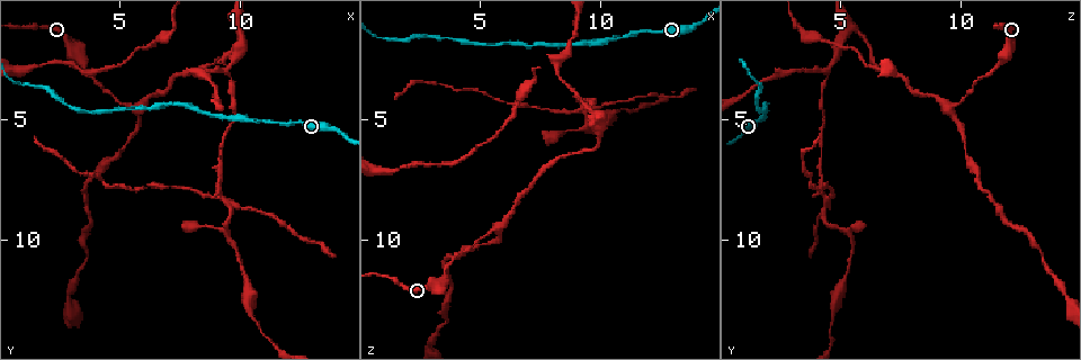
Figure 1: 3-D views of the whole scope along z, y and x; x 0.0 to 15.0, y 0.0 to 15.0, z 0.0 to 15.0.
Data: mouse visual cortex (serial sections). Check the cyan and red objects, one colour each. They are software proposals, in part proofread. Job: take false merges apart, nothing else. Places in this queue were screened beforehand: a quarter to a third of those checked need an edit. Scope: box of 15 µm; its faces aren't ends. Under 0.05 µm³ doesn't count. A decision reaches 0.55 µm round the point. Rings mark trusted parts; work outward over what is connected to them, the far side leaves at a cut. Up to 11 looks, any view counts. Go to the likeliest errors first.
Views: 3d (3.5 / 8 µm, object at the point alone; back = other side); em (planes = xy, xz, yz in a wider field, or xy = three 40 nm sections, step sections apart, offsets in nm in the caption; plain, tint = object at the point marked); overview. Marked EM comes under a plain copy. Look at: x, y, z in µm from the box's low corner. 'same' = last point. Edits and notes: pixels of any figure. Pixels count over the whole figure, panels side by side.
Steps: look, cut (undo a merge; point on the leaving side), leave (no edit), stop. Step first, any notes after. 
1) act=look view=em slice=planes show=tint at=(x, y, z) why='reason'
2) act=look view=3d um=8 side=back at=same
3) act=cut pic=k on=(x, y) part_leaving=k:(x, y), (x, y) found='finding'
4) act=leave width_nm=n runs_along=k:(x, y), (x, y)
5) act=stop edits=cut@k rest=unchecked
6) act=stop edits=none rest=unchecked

act=look view=3d um=3.5 at=(3.5, 2.8, 11.4) why='calibre changes'

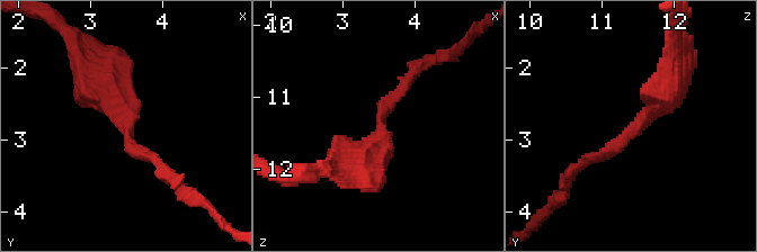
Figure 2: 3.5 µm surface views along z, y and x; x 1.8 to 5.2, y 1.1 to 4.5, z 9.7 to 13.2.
act=look view=em slice=xy step=1 show=tint at=(3.55, 2.85, 11.50) arm_widths_nm=150,450

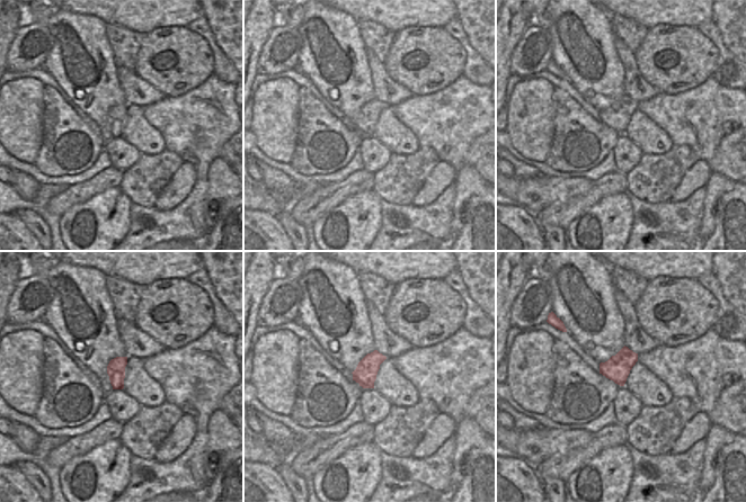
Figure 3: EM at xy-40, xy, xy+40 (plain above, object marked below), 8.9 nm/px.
act=leave runs_along=2:(673, 74), (621, 143), (582, 161) found='continuous, no second cell'

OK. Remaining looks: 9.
act=look view=3d um=3.5 at=(5.7, 4.4, 9.4) why='thick turns thin'

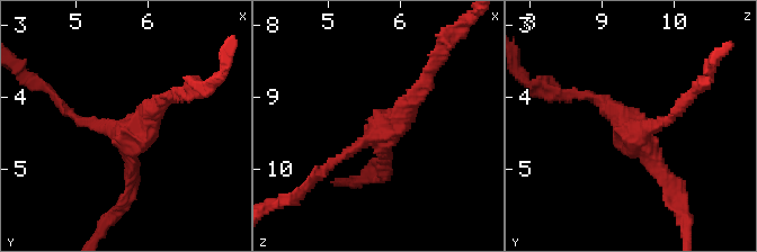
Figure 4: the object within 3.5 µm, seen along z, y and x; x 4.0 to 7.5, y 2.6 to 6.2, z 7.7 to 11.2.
act=look view=em slice=xy step=5 show=tint at=(5.60, 4.50, 9.50) arms=3 arm_widths_nm=150,200,300 why='need the tissue'

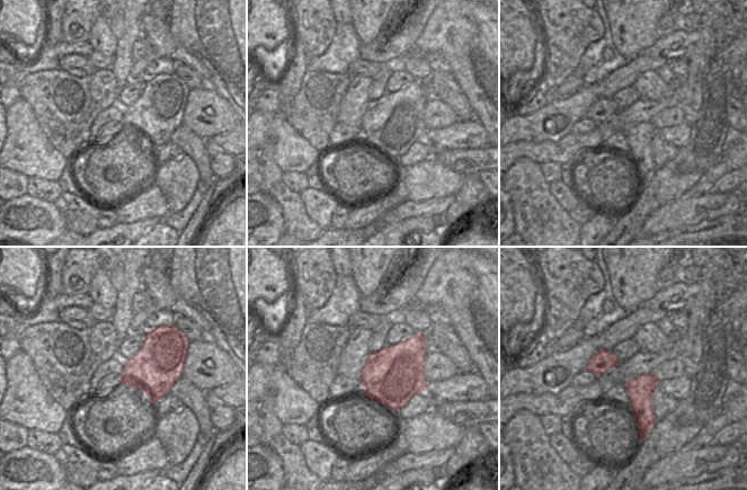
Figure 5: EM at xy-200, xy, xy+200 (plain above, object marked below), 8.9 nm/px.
act=look view=em slice=xy step=3 show=tint at=same

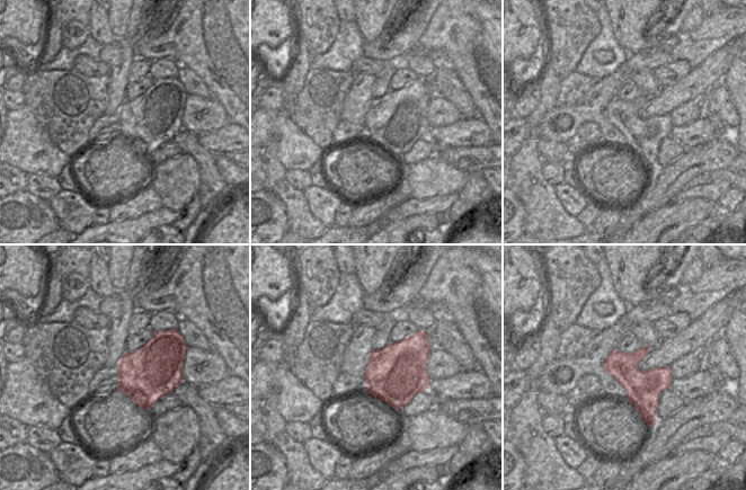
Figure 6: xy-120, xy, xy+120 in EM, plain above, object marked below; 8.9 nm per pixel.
act=leave runs_along=4:(314, 179), (398, 122), (411, 92) found='continuous, no second cell'

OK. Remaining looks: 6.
act=look view=3d um=3.5 at=(9.9, 1.7, 6.1) why='calibre changes'

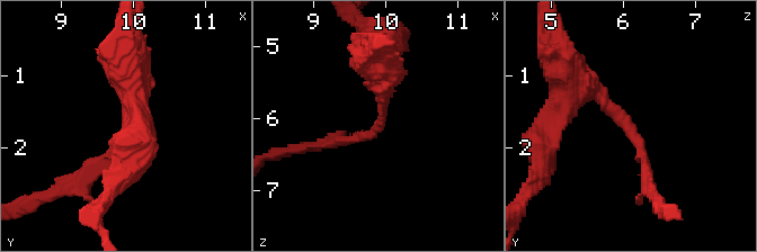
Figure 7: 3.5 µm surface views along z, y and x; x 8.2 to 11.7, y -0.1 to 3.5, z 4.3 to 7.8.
act=look view=em slice=xy step=3 show=tint at=(9.95, 1.60, 6.00)

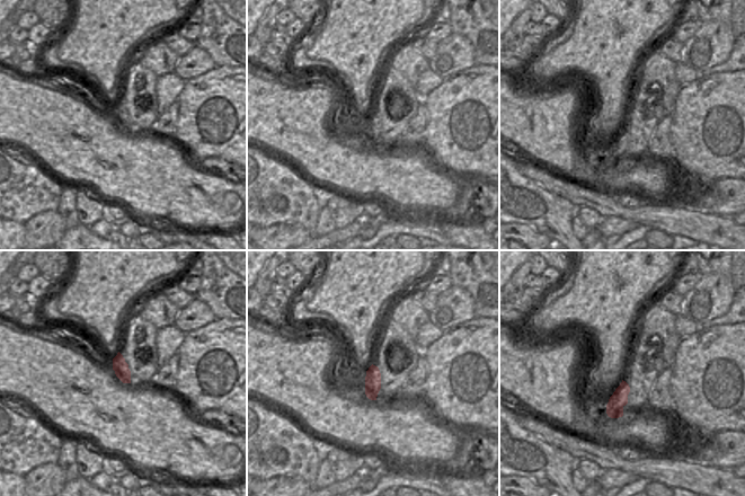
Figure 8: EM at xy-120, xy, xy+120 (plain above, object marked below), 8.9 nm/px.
act=leave arm_widths_nm=100,350 runs_along=7:(337, 140), (382, 123), (385, 56) found='continuous, no second cell'

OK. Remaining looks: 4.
act=look view=3d um=3.5 at=(9.6, 2.8, 4.5) why='three arms meet'

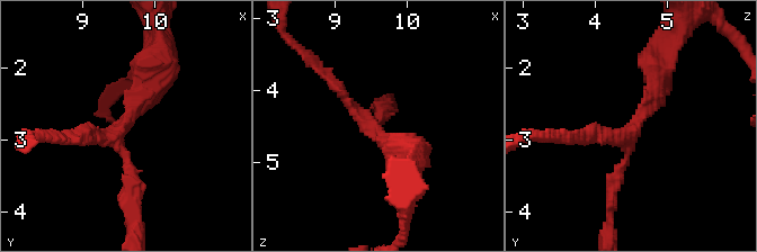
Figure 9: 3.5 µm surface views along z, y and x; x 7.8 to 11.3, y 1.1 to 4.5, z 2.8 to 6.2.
act=look view=em slice=planes show=tint at=(9.45, 2.95, 4.50) arms=3 arm_widths_nm=200,200,300 why='shape alone is not enough'

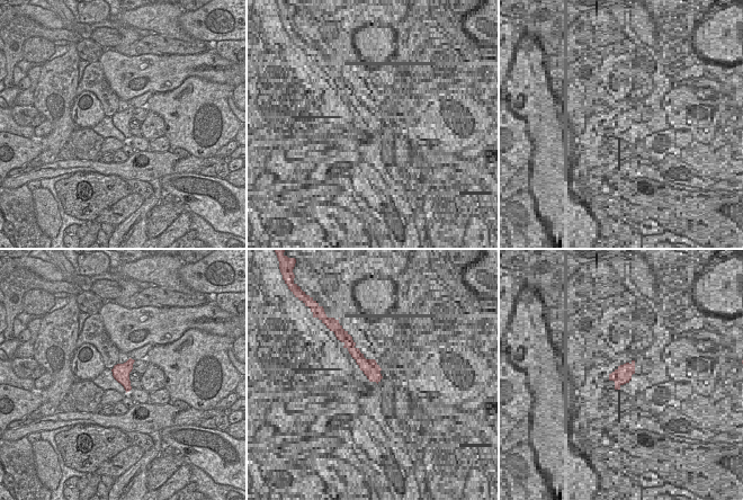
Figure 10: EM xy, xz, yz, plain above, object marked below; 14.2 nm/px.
act=leave runs_along=9:(657, 71), (611, 203) found='one cell here'

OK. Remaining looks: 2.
act=look view=3d um=3.5 at=(9.4, 8.3, 4.5) why='looks like a crossing'

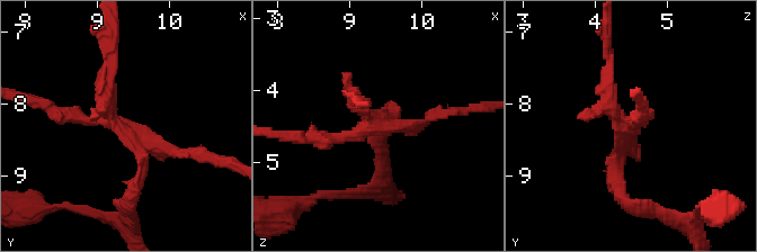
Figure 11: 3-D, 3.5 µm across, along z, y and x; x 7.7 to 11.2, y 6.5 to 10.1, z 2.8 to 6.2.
act=look view=em slice=xy step=1 show=tint at=(9.30, 8.30, 4.40) why='shape alone is not enough'

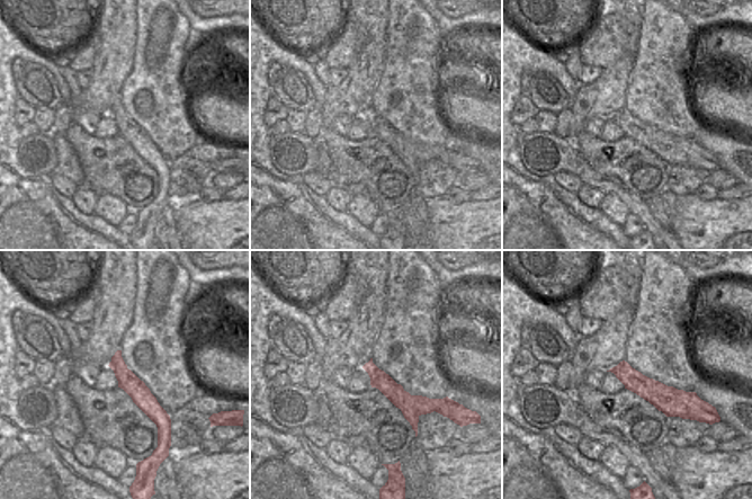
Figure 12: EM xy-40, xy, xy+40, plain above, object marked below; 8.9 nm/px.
act=cut pic=11 on=(74, 118) found='two cells meet here'

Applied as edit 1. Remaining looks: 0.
act=stop edits=cut@11 rest=unchecked

